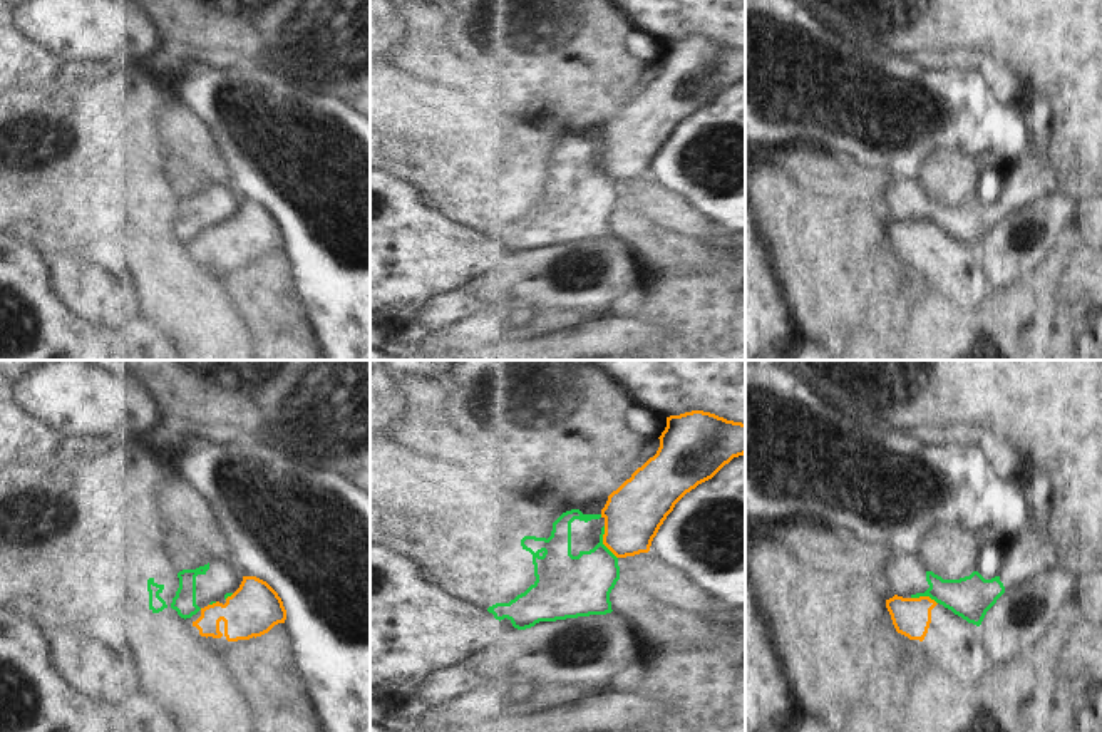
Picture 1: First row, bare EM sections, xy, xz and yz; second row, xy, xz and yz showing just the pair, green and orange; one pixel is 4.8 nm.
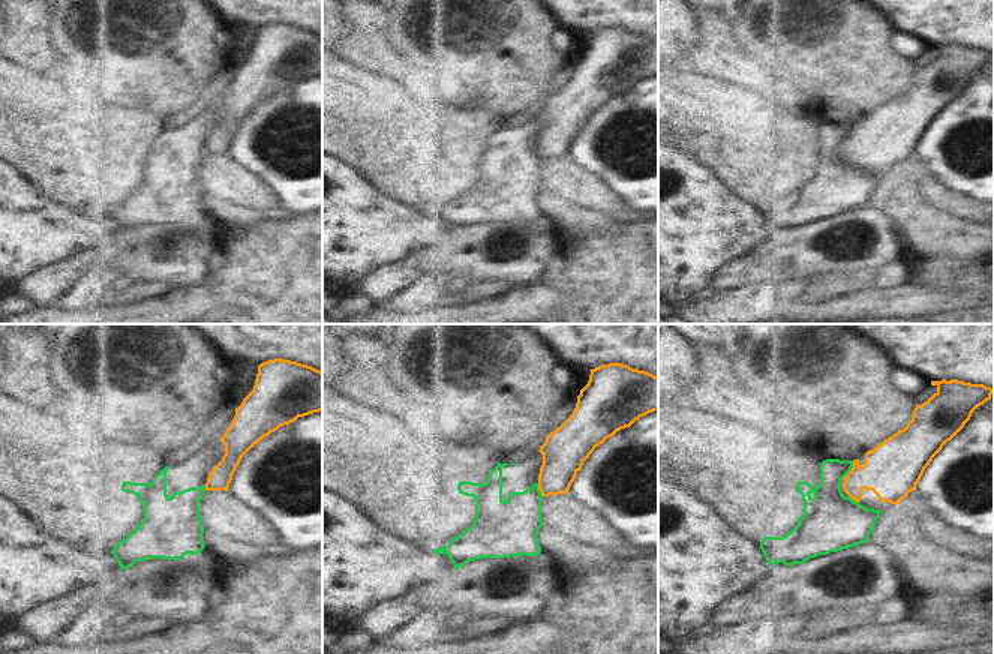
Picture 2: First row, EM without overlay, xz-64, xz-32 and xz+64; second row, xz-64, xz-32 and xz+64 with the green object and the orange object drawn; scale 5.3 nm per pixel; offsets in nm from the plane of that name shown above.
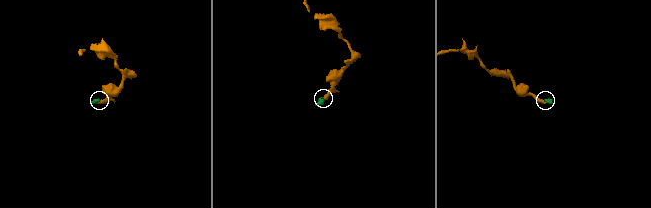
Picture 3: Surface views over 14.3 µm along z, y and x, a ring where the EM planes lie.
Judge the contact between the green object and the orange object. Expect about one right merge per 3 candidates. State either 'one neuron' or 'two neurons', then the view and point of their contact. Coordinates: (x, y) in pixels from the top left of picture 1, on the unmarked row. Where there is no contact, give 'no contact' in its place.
two neurons; contact xz (602, 168)

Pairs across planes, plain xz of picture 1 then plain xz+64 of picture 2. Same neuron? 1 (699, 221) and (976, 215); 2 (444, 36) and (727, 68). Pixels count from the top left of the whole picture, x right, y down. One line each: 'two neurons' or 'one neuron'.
1: one neuron
2: one neuron

